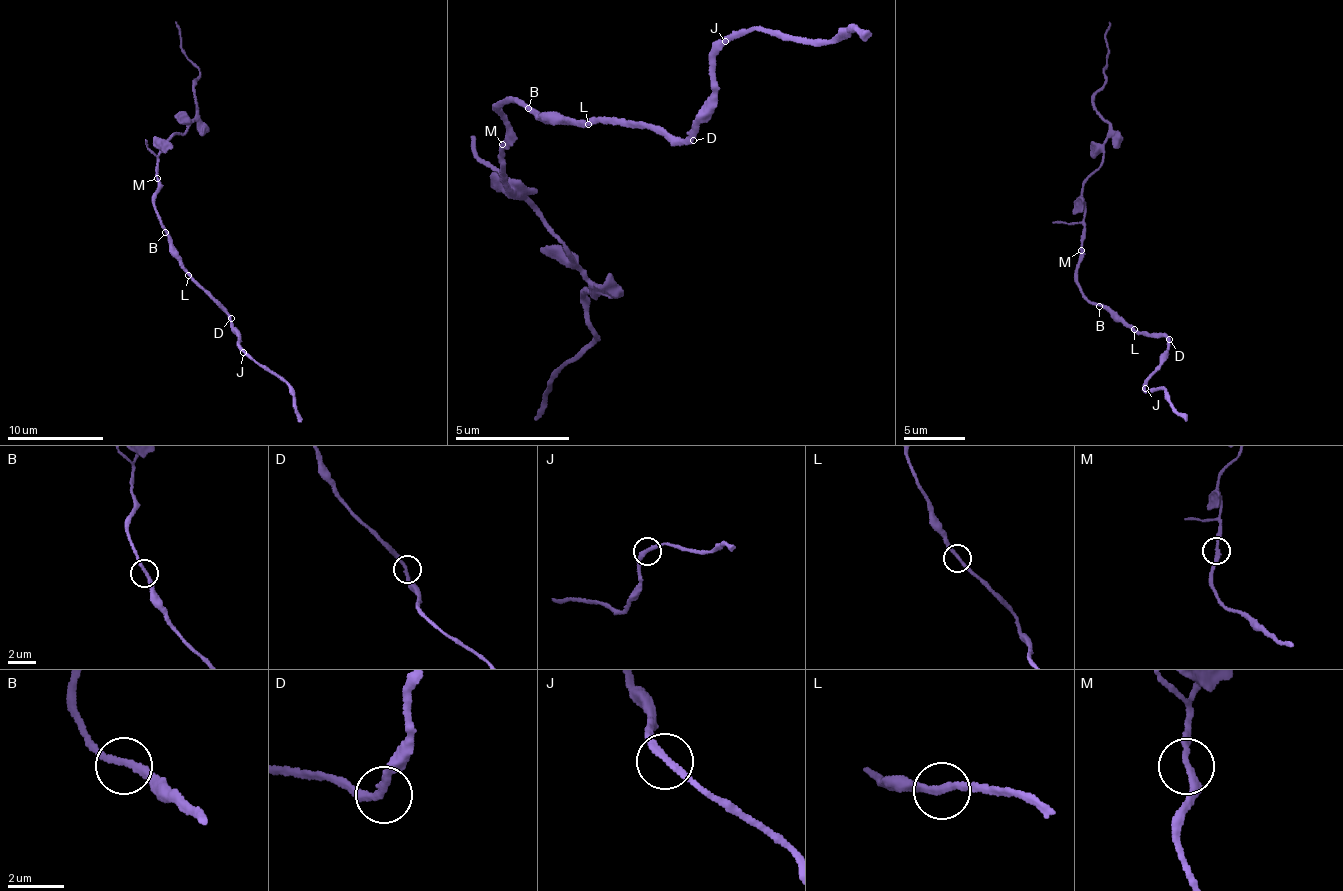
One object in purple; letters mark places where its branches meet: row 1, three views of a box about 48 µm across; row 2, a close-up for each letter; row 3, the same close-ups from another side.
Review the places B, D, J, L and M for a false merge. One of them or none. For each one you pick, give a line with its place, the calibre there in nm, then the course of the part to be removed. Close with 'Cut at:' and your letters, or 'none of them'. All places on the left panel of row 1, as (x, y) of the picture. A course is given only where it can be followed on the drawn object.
M: place (157, 178); calibre 240 nm; course (156, 177), (158, 147), (184, 133), (187, 122), (196, 116), (199, 66), (182, 49), (175, 23)
Cut at: M

